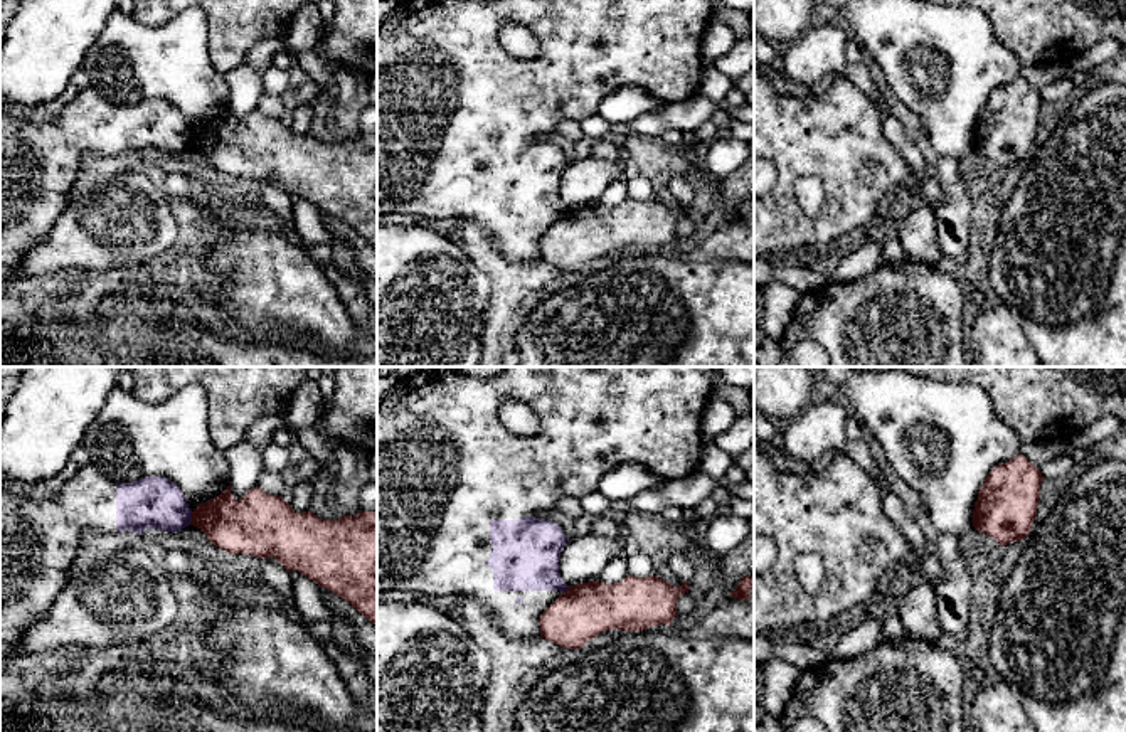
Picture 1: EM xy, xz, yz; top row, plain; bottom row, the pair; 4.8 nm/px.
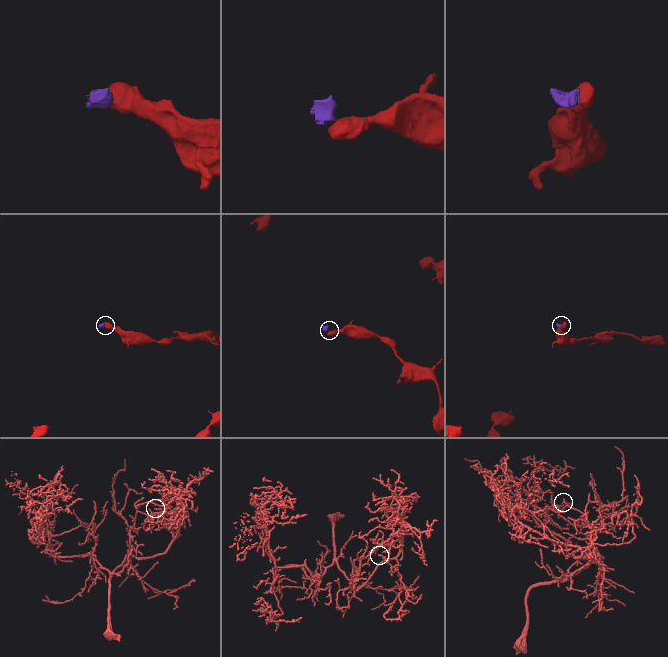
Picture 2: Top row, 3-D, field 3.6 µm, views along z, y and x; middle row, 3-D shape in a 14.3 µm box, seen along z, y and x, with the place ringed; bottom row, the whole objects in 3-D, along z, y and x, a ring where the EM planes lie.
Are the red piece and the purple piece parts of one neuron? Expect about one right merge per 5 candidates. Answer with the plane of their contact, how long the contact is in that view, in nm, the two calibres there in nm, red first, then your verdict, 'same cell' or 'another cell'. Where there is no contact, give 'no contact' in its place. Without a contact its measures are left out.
meets red in xy; contact 70 nm long; 260 nm thick on the red side, 260 nm on the other; another cell

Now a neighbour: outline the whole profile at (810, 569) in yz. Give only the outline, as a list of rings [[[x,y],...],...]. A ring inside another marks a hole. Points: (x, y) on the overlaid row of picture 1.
[[[799,554],[794,560],[794,570],[799,584],[810,594],[816,594],[821,589],[823,579],[826,576],[826,567],[820,554]]]

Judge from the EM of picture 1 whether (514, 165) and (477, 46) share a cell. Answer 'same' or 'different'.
same

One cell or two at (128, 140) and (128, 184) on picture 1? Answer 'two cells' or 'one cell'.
two cells

